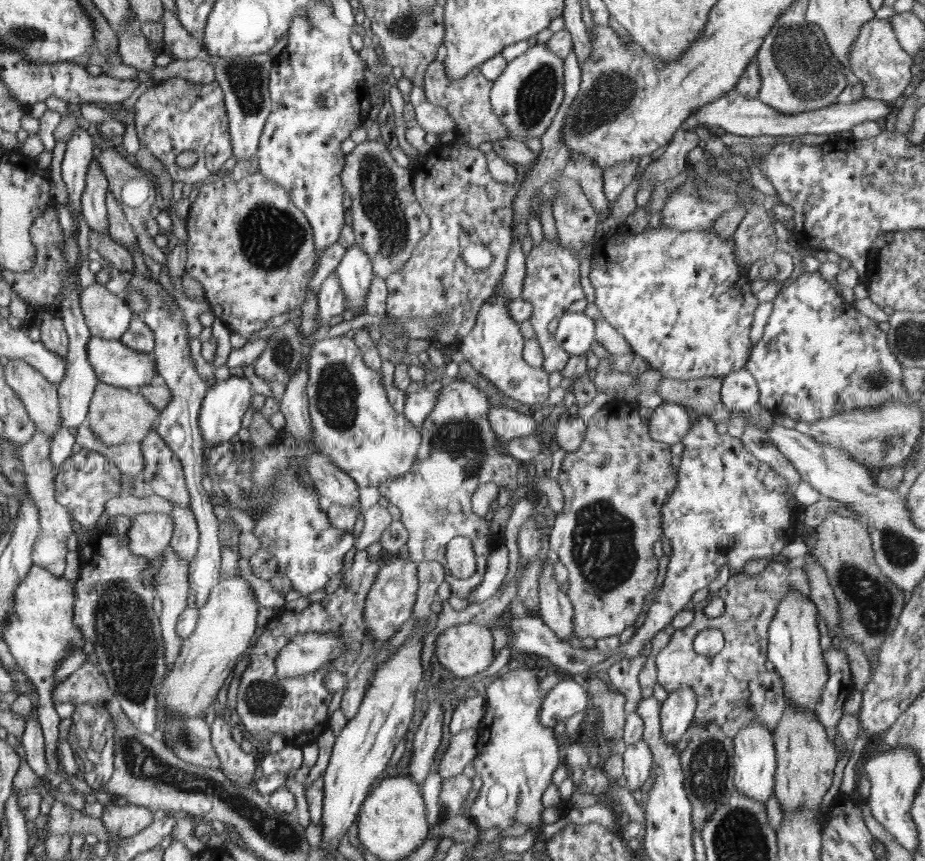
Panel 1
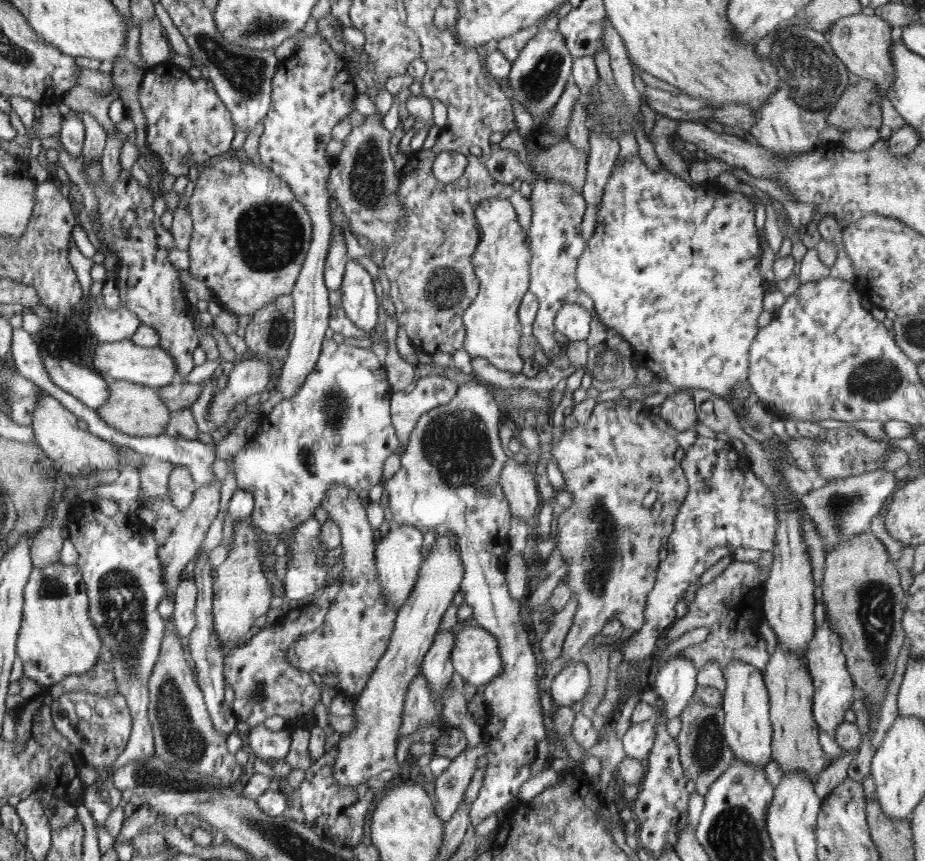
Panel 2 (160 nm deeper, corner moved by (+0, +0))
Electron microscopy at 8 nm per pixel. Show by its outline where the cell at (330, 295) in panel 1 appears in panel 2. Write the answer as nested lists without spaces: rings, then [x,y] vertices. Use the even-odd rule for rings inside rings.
[[[334,226],[332,238],[333,246],[330,248],[330,254],[325,266],[325,284],[330,291],[341,288],[346,263],[350,260],[347,244],[344,244],[346,235],[347,234],[343,235],[341,233],[340,226]]]

